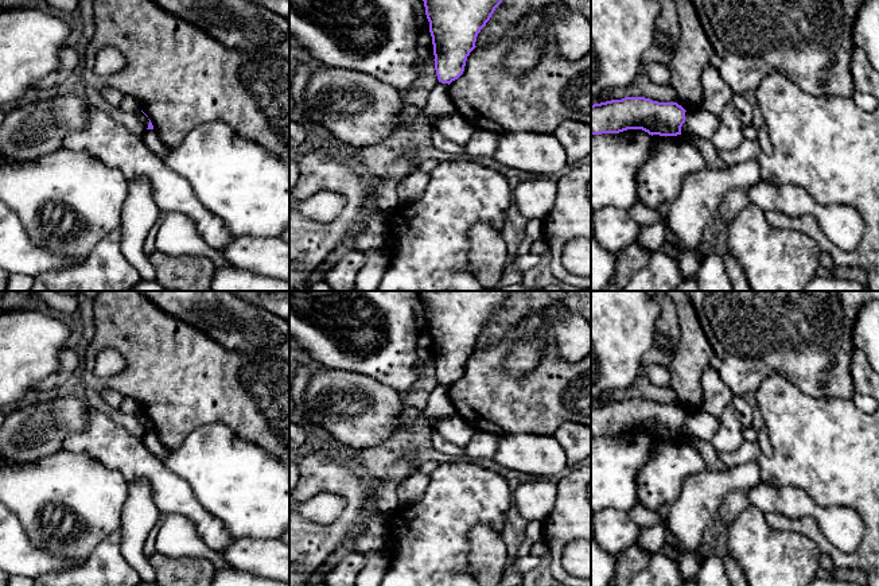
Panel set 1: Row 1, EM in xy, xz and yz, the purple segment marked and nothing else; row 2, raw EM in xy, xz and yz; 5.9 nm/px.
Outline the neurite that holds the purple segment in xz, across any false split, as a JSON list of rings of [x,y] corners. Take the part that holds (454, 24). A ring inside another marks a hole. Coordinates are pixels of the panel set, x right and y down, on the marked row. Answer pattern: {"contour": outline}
{"contour": [[[423,0],[432,36],[439,82],[458,79],[477,36],[502,0]]]}

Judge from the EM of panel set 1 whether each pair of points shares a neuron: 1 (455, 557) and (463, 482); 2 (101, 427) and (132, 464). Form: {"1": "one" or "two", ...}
{"1": "one", "2": "one"}

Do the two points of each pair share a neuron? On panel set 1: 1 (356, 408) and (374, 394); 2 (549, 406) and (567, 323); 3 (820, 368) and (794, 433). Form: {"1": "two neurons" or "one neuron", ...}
{"1": "one neuron", "2": "two neurons", "3": "two neurons"}

